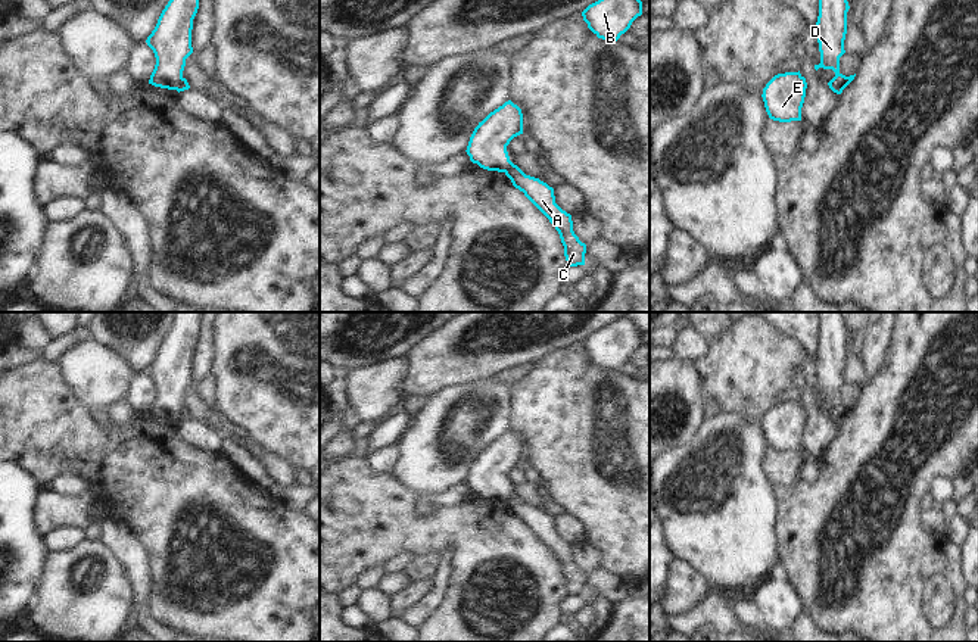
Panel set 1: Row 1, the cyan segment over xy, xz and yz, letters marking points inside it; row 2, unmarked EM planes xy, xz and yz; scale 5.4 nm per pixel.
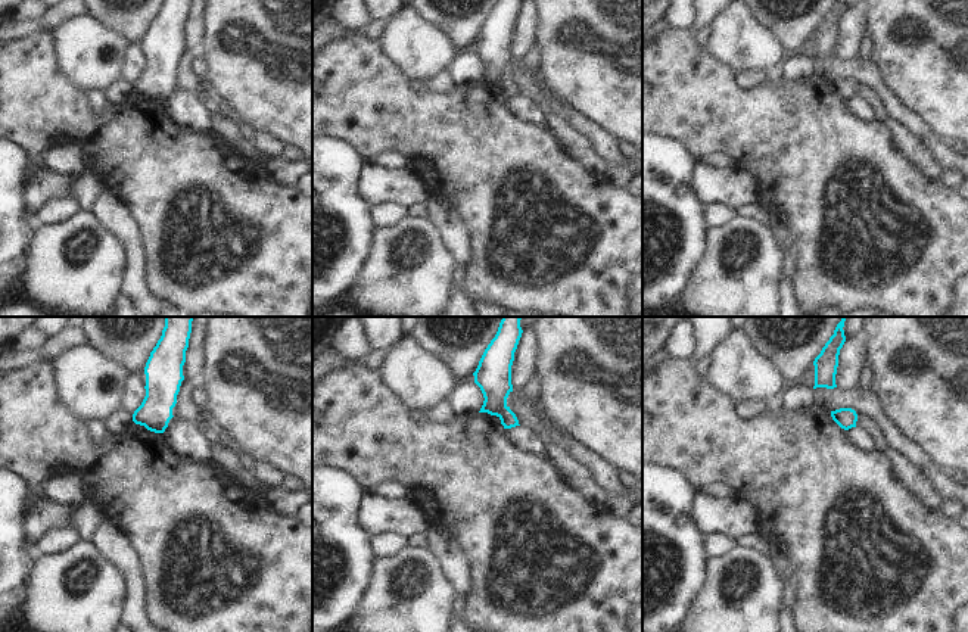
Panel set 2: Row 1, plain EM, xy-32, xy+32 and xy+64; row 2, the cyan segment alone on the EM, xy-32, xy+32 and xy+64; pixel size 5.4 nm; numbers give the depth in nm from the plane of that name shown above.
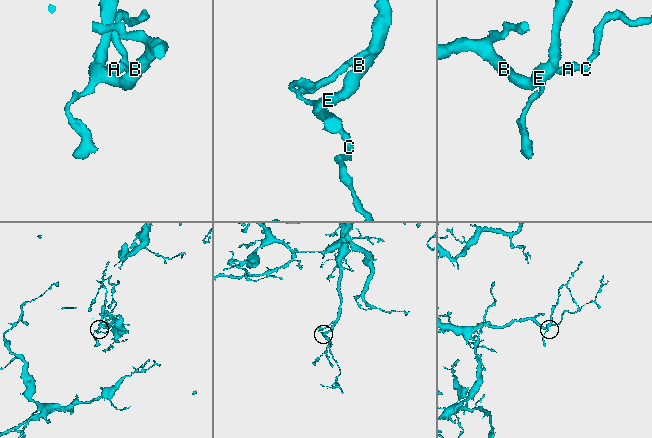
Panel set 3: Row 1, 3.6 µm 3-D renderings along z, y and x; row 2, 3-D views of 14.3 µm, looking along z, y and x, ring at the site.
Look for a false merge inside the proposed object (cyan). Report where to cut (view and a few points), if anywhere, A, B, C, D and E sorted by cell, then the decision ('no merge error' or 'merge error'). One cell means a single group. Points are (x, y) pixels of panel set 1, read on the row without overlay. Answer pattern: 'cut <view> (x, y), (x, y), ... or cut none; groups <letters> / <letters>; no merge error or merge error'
cut xz (511, 492), (505, 502); groups A C / B D E; merge error

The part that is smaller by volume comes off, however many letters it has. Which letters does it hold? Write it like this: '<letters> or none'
A, C.

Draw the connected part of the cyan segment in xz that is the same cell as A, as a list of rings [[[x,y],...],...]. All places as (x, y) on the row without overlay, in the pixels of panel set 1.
[[[511,493],[505,505],[513,515],[549,549],[560,564],[564,586],[569,596],[585,595],[586,574],[573,561],[571,545],[555,533],[554,518],[539,508],[526,505],[517,495]]]

